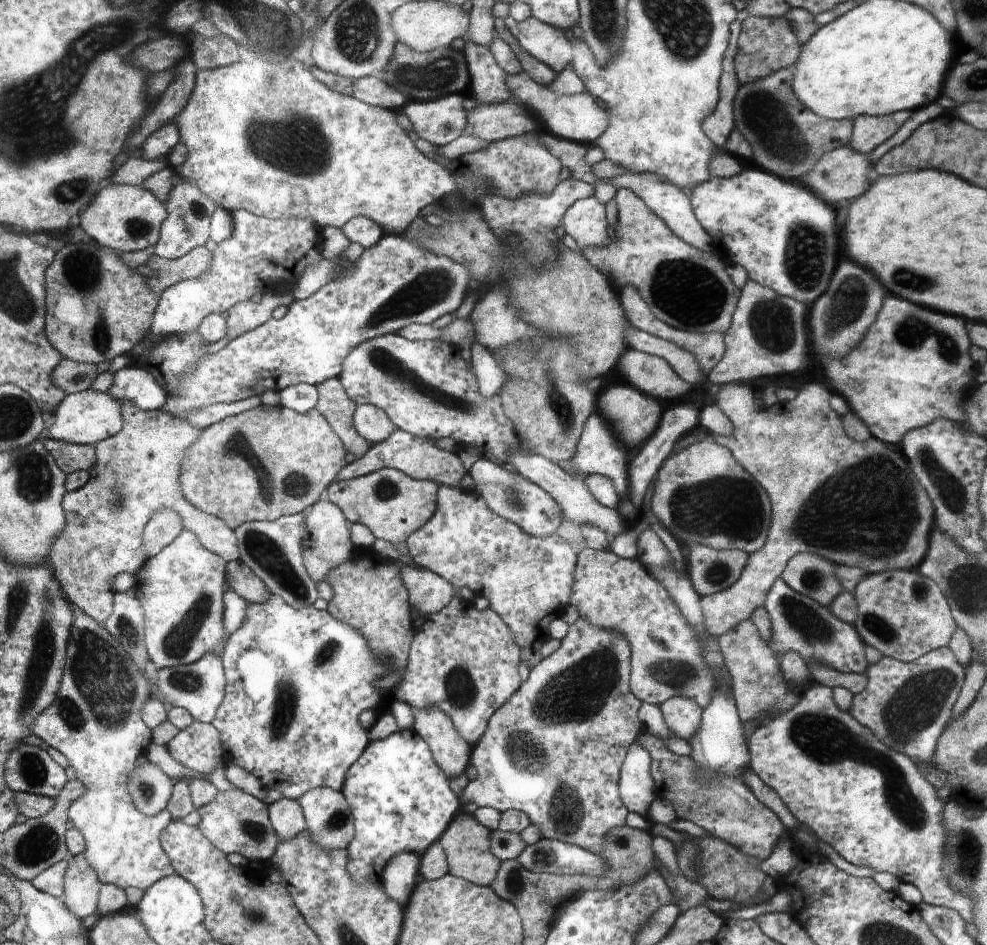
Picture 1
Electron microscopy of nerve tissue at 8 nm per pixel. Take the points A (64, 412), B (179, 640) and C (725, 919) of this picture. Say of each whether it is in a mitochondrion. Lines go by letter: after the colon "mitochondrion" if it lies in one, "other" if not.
A: other
B: mitochondrion
C: other

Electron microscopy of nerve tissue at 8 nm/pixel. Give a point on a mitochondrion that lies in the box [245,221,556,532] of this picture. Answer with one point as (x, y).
(434, 285)

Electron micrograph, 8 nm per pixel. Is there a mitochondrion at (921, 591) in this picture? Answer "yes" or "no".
yes

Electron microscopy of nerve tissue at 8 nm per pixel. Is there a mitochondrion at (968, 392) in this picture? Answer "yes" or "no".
no

